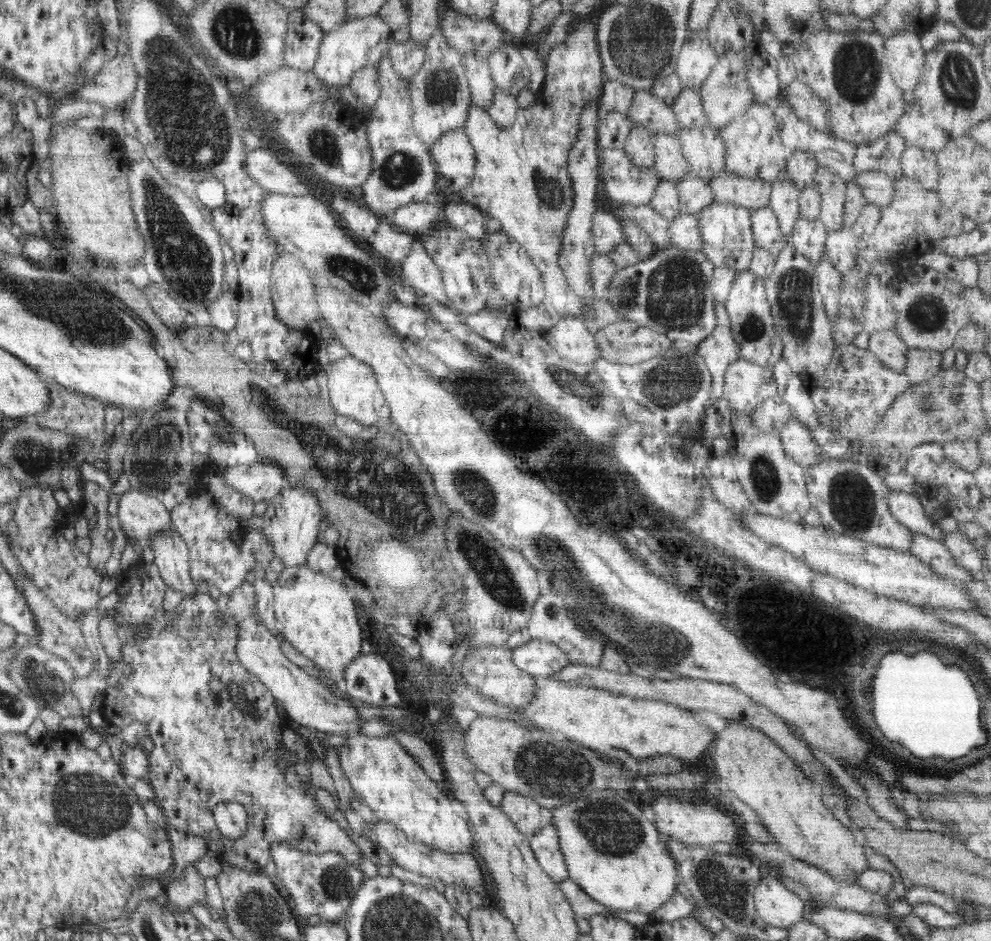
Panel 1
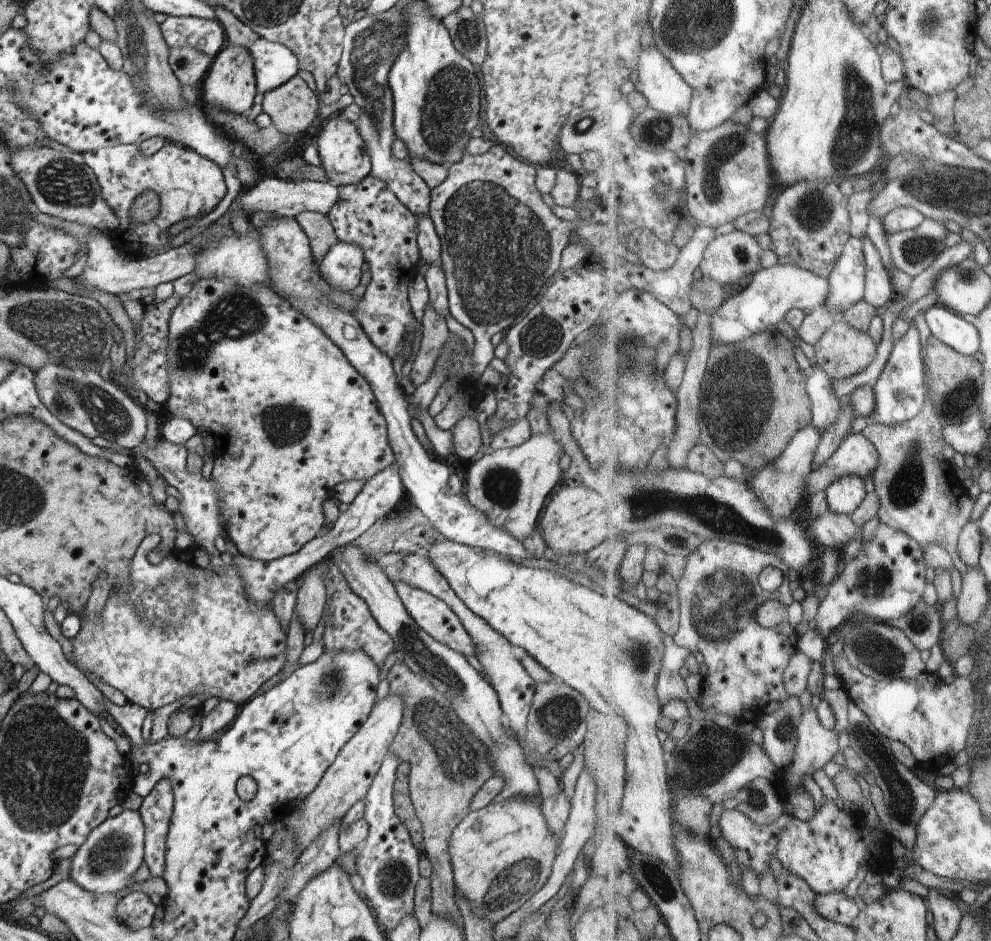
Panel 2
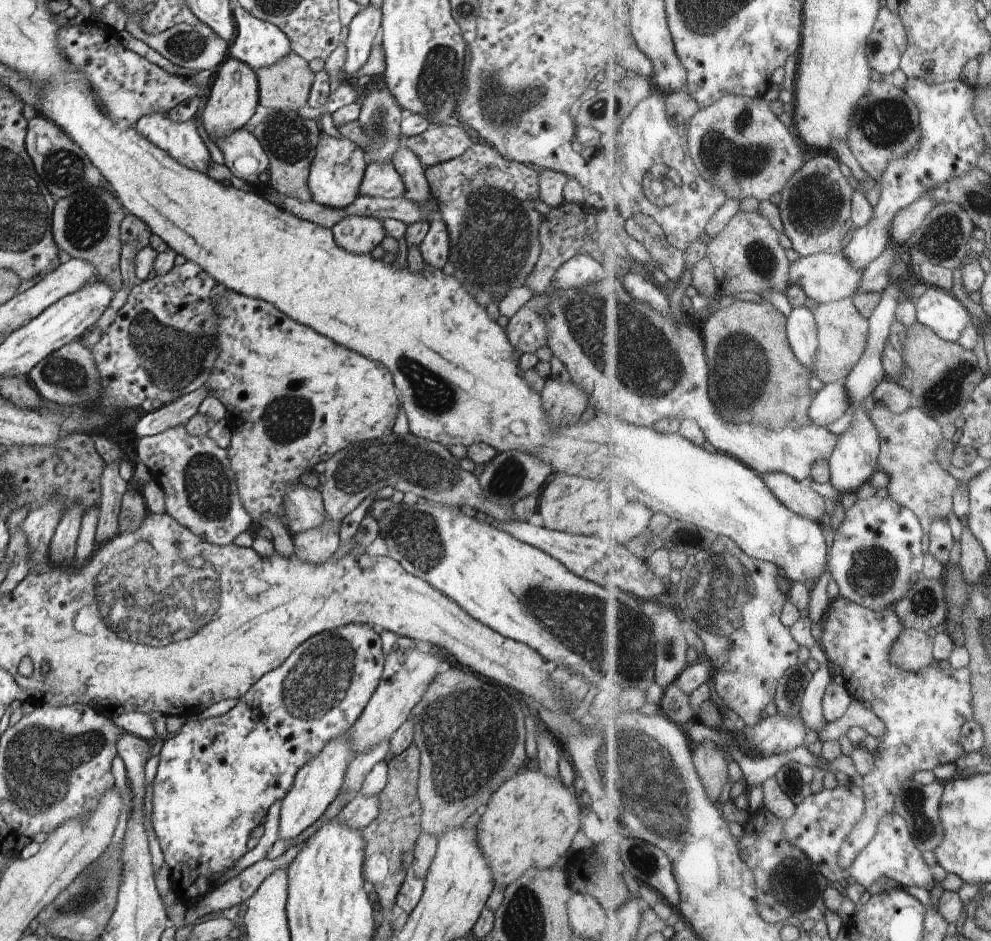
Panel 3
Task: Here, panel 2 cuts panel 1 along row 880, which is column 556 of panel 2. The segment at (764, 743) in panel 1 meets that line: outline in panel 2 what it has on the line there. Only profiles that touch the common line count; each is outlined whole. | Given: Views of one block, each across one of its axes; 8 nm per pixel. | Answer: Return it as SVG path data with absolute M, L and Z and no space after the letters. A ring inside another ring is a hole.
M510 797L503 802L492 801L484 808L470 811L448 839L455 888L465 896L476 915L483 915L493 924L518 910L543 887L559 852L558 840L548 828L541 807L522 797Z

